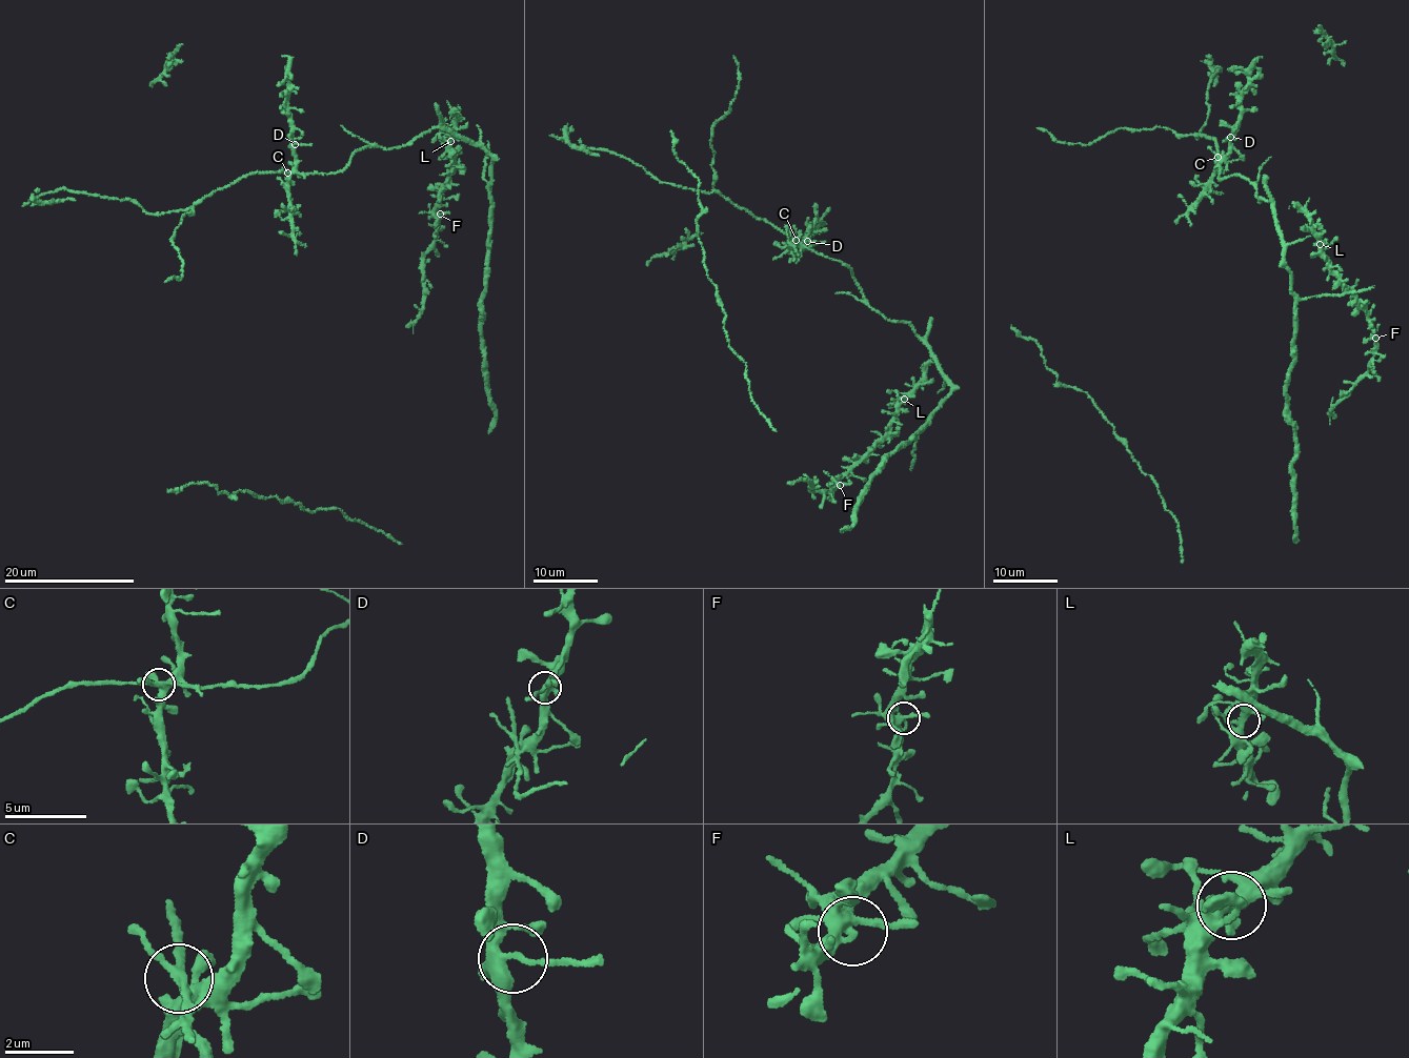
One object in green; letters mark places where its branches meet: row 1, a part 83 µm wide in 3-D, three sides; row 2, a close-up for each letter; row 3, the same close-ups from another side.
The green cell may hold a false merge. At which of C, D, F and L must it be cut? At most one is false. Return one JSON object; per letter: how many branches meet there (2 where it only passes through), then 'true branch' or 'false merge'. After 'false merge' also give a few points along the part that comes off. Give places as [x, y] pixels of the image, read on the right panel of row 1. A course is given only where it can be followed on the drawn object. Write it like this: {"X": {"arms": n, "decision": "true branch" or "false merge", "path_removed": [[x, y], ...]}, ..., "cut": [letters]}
{"C": {"arms": 5, "decision": "true branch"}, "D": {"arms": 4, "decision": "true branch"}, "F": {"arms": 5, "decision": "true branch"}, "L": {"arms": 5, "decision": "true branch"}, "cut": []}

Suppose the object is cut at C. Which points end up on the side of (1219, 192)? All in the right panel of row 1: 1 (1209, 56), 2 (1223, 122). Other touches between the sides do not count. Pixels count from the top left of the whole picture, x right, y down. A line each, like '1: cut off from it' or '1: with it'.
1: with it
2: with it

